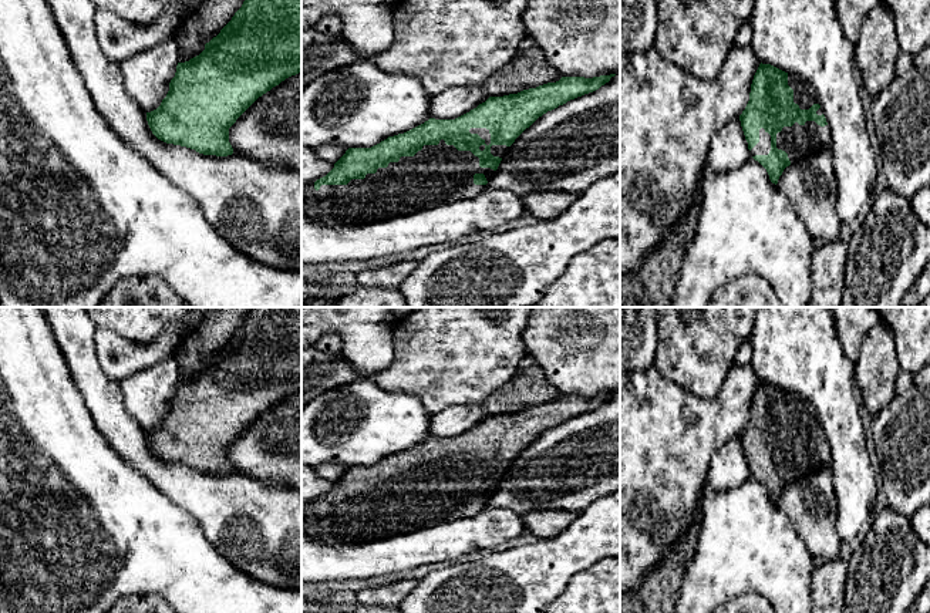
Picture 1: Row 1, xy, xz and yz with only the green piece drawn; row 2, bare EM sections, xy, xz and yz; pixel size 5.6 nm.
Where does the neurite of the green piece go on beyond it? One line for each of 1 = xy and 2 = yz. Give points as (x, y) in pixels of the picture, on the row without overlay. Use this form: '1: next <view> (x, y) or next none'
1: next none
2: next yz (798, 460)

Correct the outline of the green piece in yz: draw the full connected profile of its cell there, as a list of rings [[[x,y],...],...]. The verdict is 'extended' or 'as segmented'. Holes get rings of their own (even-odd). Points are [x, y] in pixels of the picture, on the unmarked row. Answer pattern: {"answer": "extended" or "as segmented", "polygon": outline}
{"answer": "extended", "polygon": [[[759,383],[751,403],[749,420],[739,439],[751,475],[766,488],[775,503],[786,485],[823,464],[830,464],[830,448],[816,408],[801,395],[771,383]]]}

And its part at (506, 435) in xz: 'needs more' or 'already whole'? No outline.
needs more

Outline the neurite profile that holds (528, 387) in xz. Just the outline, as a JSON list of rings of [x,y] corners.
[[[526,354],[515,375],[482,404],[489,415],[518,412],[547,401],[556,401],[563,394],[545,377],[540,366]]]

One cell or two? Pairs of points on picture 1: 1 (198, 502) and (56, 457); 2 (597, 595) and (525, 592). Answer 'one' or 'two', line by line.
1: two
2: two

